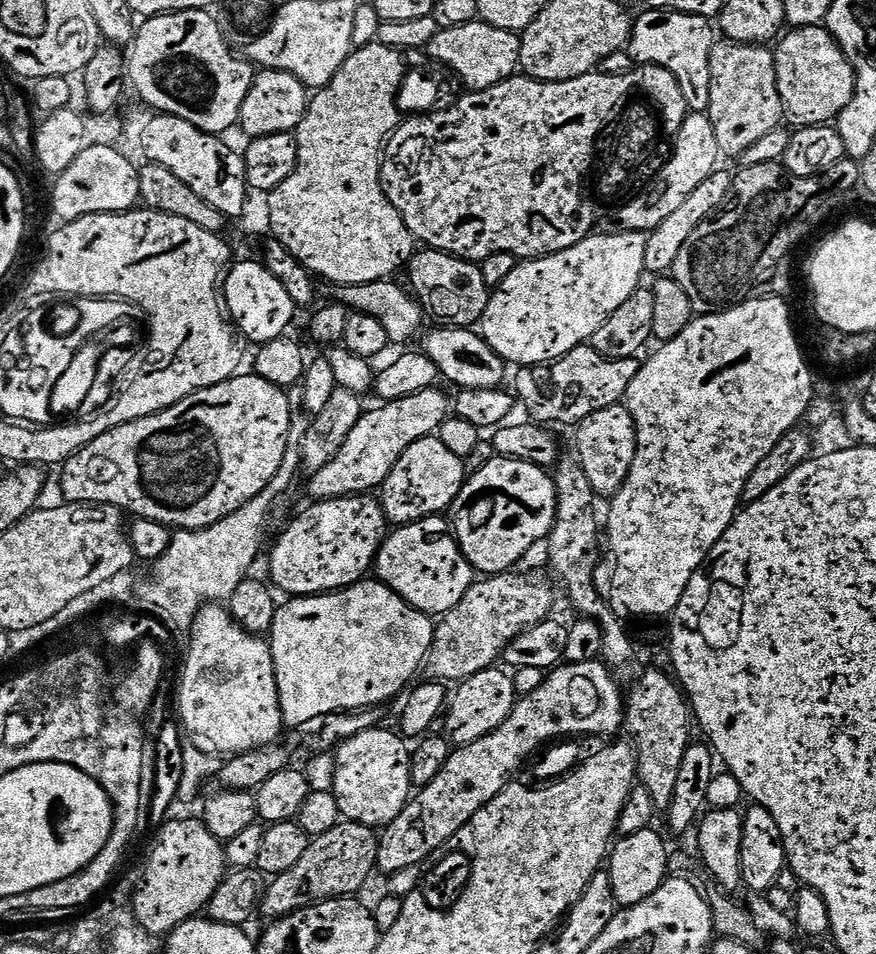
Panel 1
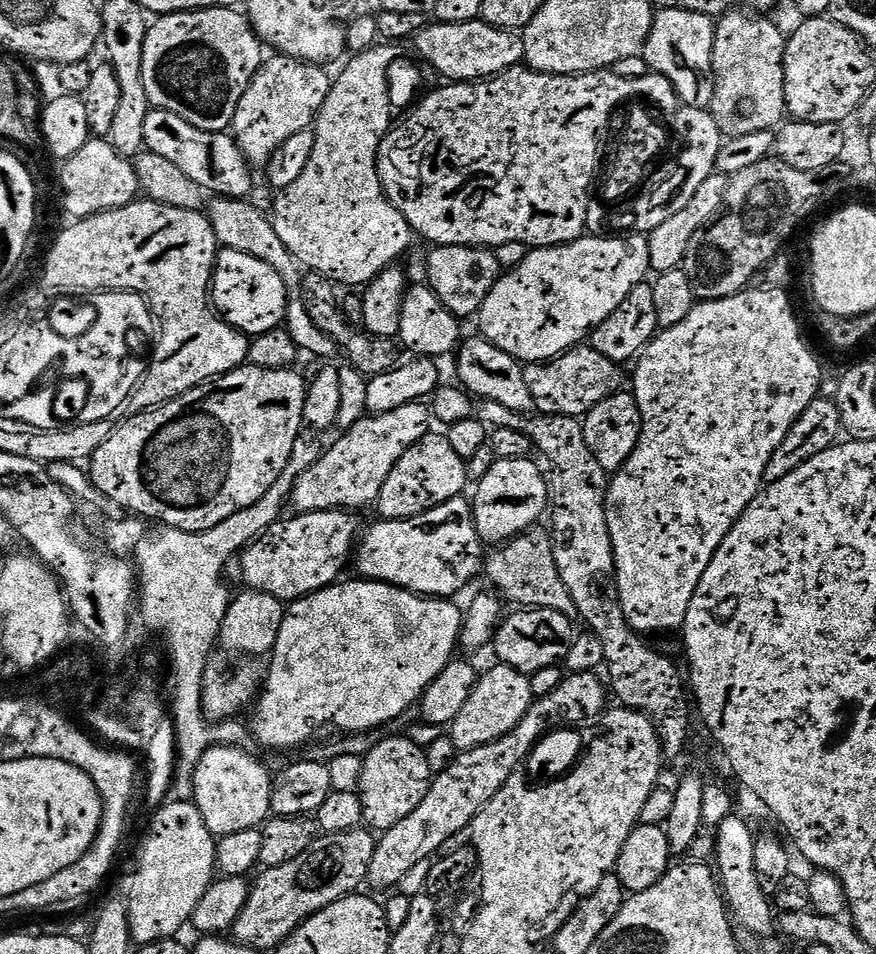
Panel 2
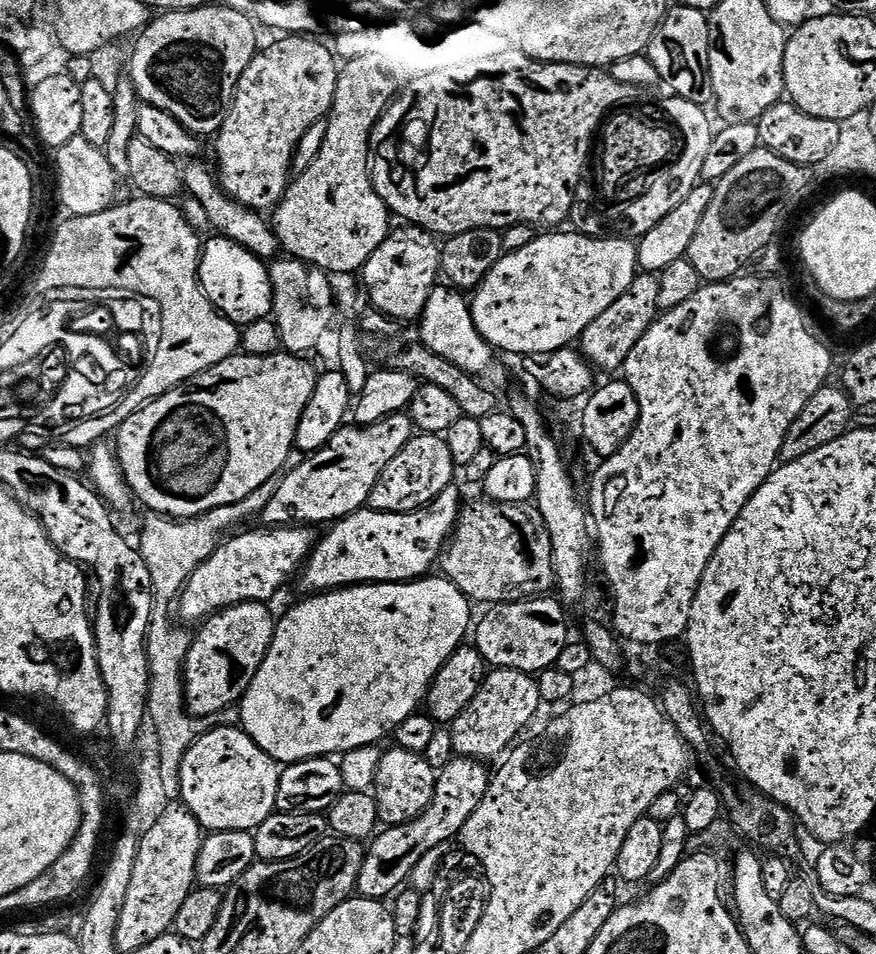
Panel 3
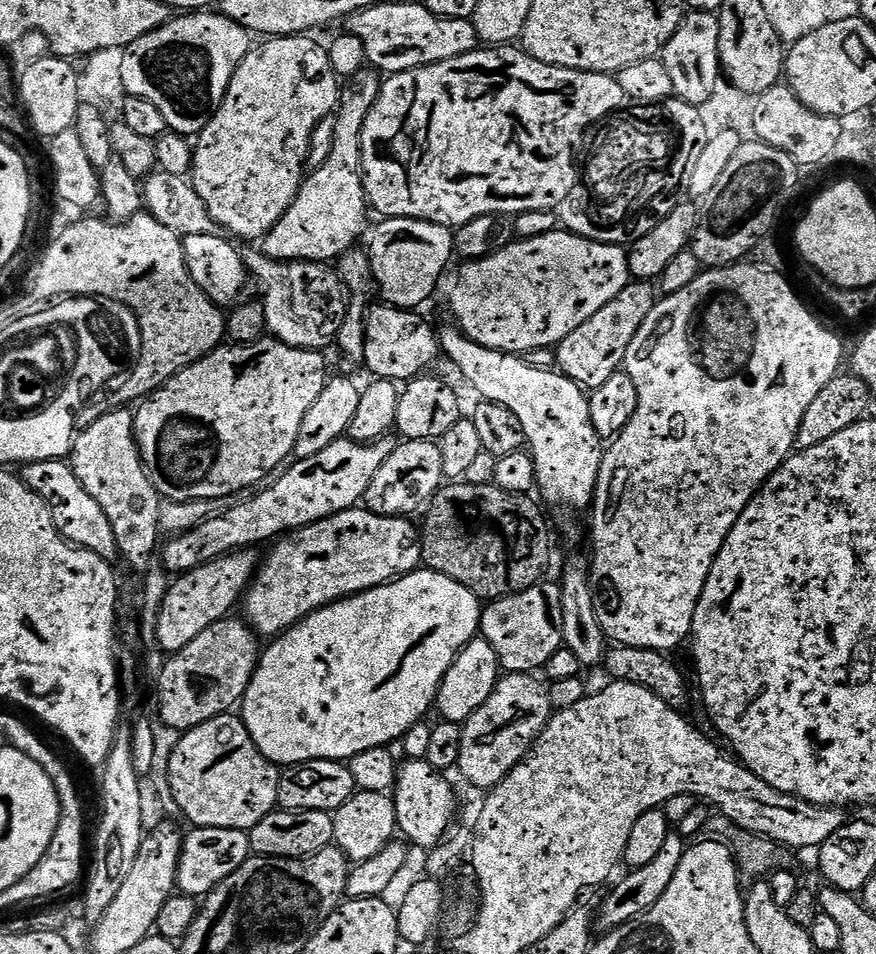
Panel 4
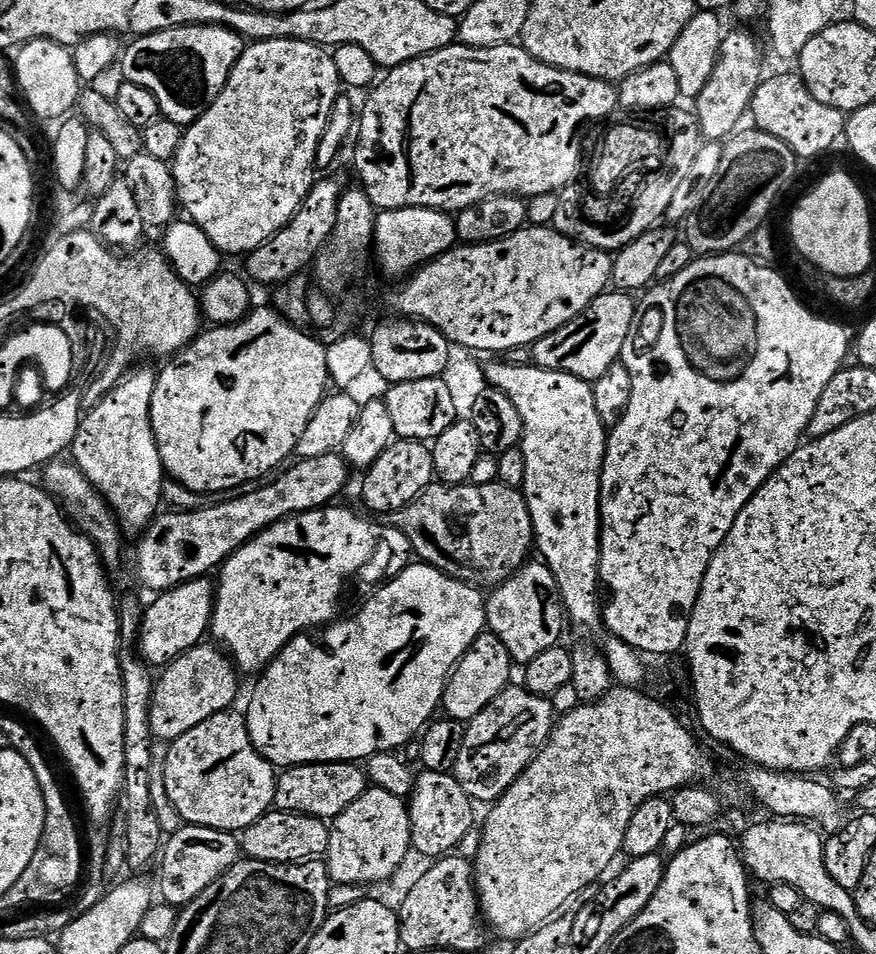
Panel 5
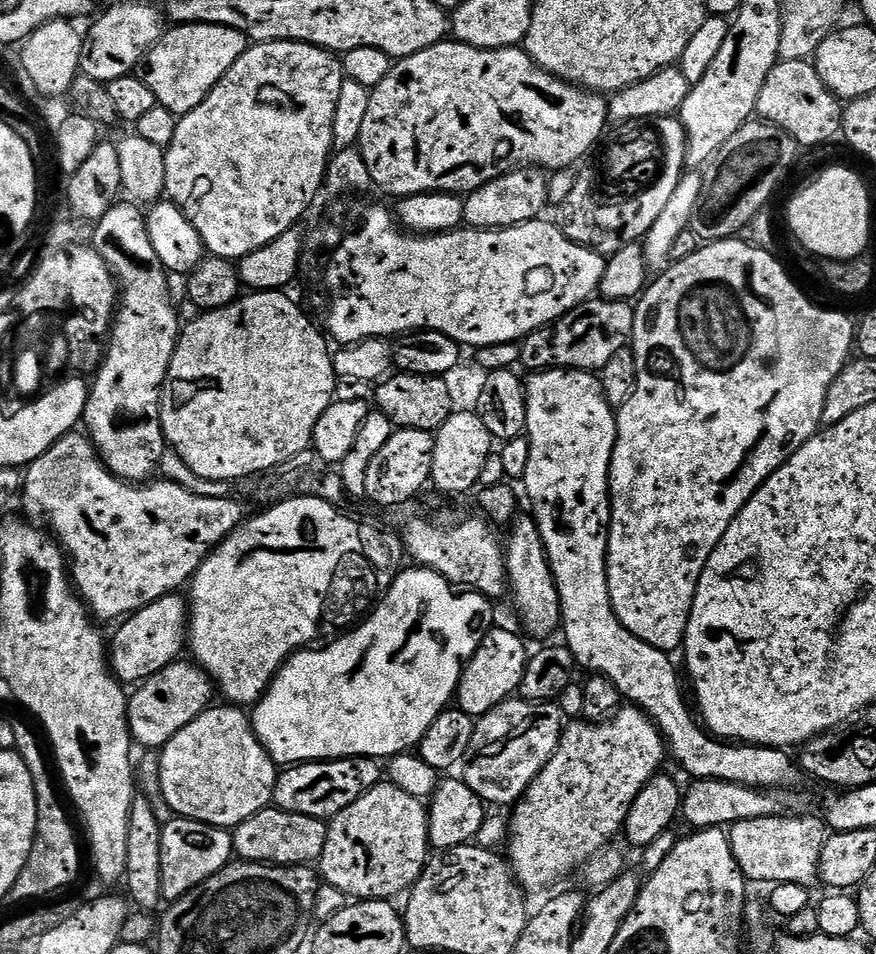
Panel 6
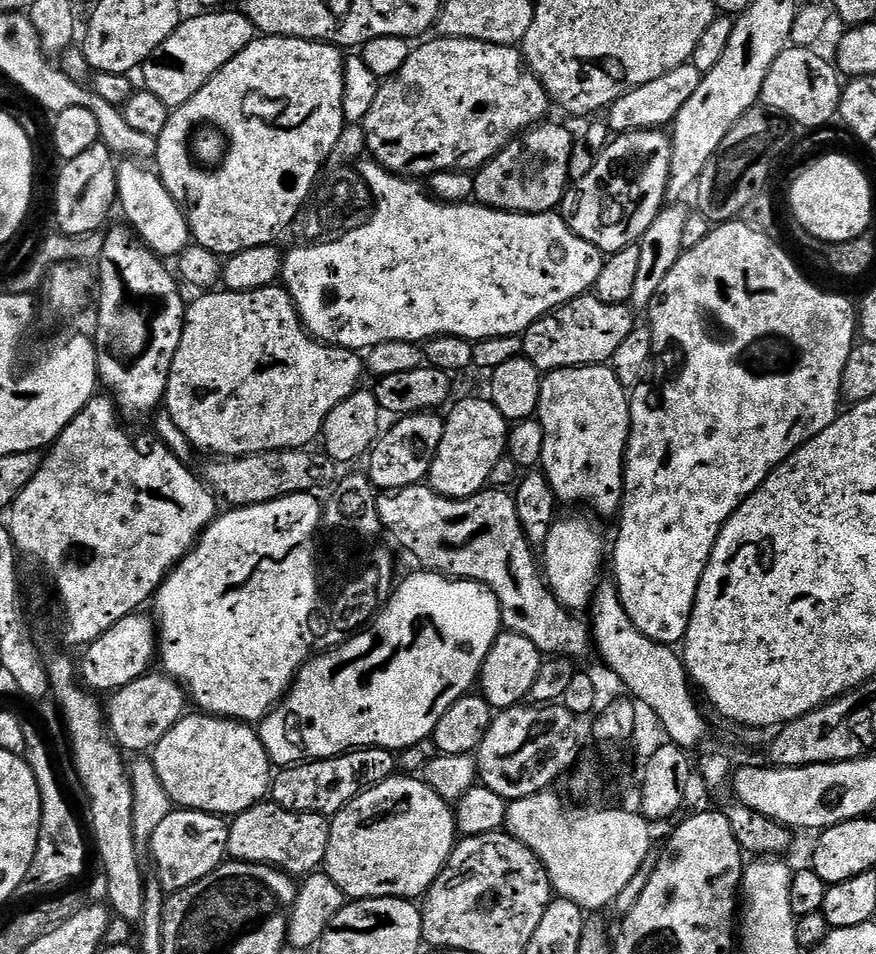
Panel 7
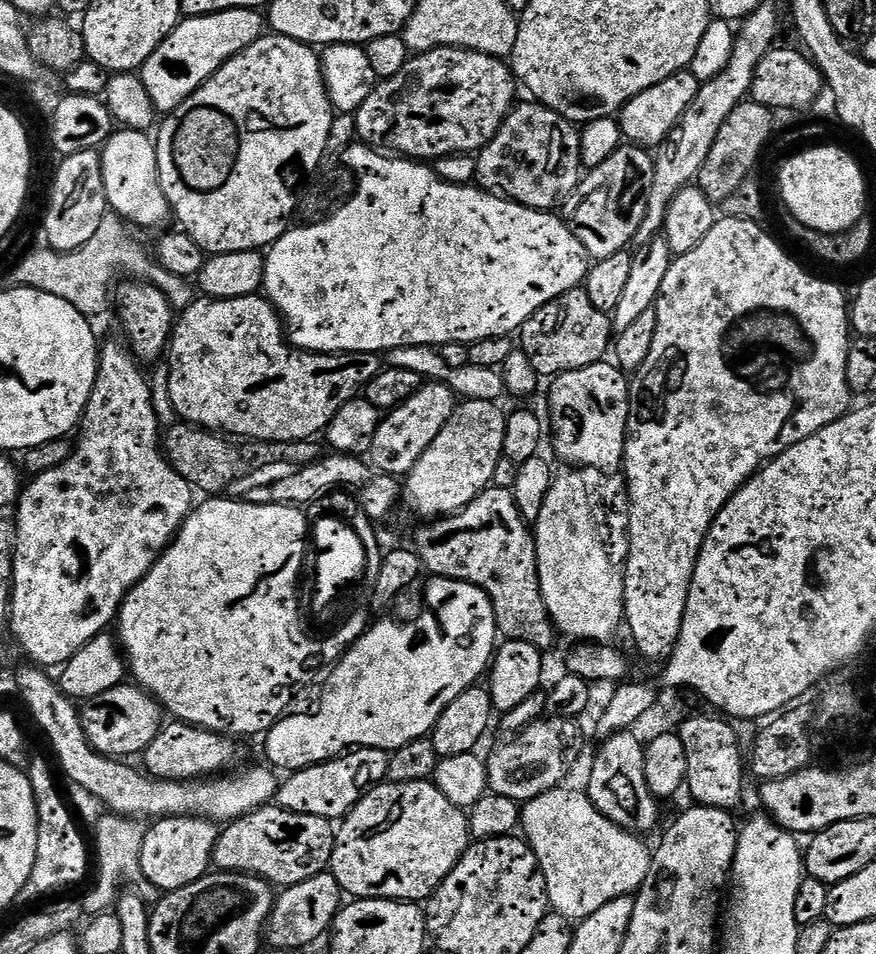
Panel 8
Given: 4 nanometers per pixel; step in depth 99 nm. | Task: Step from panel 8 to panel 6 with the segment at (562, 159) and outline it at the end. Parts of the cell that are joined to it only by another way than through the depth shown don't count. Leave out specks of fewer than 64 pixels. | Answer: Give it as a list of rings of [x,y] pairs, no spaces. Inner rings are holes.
[[[516,166],[503,176],[495,176],[486,186],[467,193],[464,201],[464,224],[469,228],[493,232],[496,228],[513,228],[537,219],[548,203],[549,177],[539,168]]]

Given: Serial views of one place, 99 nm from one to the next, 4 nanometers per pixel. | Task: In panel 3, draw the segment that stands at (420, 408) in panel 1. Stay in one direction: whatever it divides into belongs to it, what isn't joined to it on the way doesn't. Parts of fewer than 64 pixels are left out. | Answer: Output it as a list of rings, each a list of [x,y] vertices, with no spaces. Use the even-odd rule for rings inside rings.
[[[407,411],[395,412],[373,424],[339,428],[326,446],[305,455],[302,466],[287,469],[279,477],[280,485],[274,490],[274,498],[264,507],[263,523],[268,526],[328,526],[351,512],[359,512],[367,505],[378,474],[390,466],[398,450],[409,444],[413,435]]]

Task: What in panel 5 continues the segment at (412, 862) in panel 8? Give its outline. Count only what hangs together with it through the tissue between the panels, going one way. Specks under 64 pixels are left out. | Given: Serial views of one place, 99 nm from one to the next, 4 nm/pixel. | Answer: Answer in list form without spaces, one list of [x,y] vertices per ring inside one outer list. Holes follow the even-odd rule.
[[[372,786],[330,824],[330,846],[326,853],[331,883],[380,884],[404,864],[412,847],[412,813],[405,797]]]

